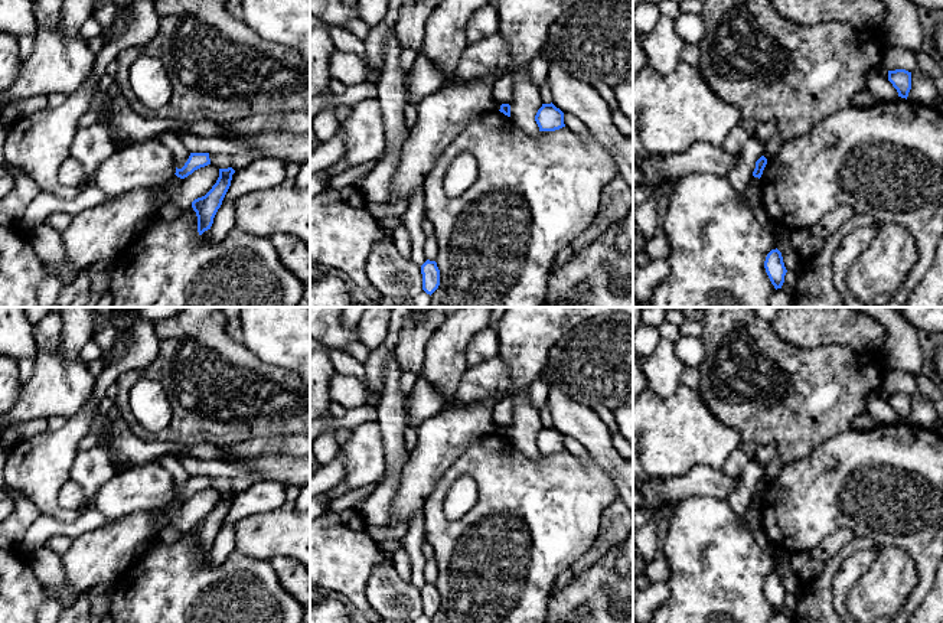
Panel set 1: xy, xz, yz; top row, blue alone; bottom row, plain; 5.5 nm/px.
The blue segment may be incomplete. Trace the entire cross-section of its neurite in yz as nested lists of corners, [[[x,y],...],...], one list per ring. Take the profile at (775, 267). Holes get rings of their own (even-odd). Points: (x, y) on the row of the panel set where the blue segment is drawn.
[[[777,248],[767,254],[764,268],[774,288],[782,288],[787,270],[782,252]]]

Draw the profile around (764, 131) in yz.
[[[766,121],[766,123],[757,124],[754,136],[764,146],[773,137],[773,134],[776,131],[777,131],[776,123],[774,121]]]

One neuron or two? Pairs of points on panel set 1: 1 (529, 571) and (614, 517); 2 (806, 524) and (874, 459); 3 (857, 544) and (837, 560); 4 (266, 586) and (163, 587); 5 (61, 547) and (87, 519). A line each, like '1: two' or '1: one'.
1: two
2: one
3: one
4: one
5: two

